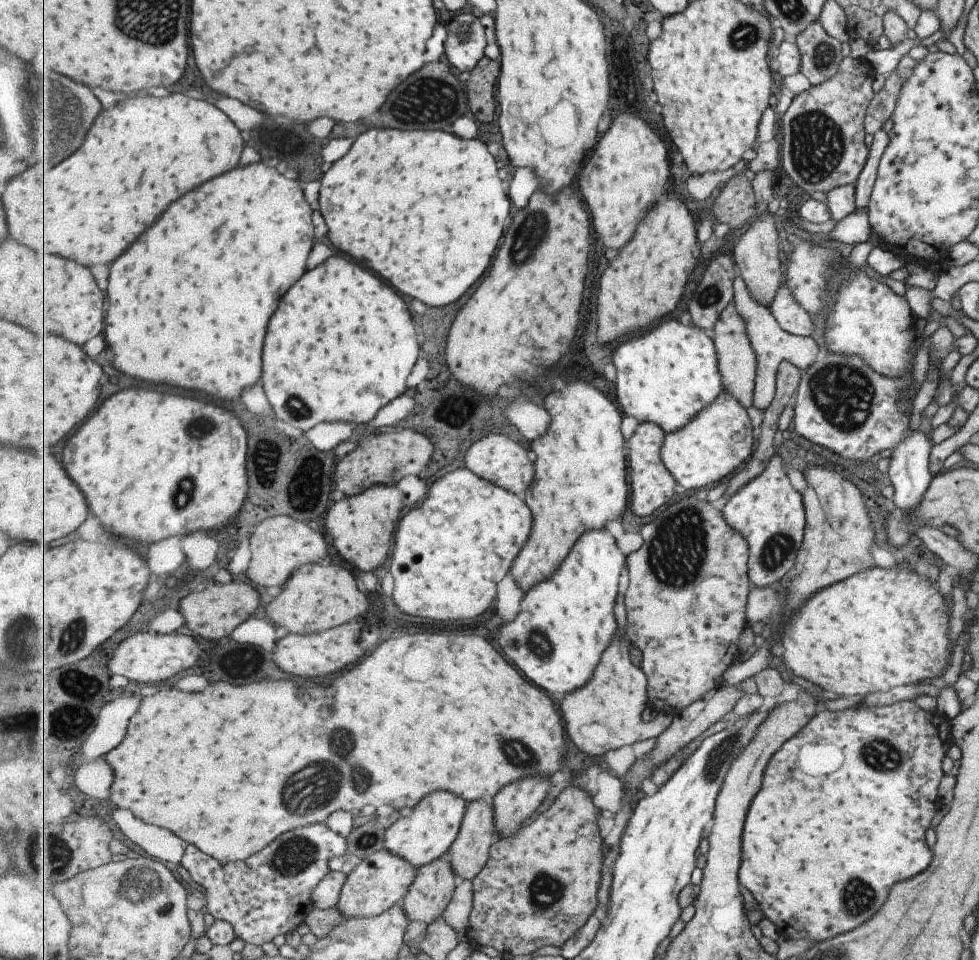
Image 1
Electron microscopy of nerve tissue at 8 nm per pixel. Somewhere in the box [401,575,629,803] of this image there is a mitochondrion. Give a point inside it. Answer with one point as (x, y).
(511, 747)

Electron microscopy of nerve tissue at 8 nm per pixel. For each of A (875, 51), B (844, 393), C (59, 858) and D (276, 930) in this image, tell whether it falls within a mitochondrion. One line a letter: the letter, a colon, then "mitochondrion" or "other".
A: other
B: mitochondrion
C: mitochondrion
D: other

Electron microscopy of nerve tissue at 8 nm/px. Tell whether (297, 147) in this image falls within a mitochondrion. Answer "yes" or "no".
no

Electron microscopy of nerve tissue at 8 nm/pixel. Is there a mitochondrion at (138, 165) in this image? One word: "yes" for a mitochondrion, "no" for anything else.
no

